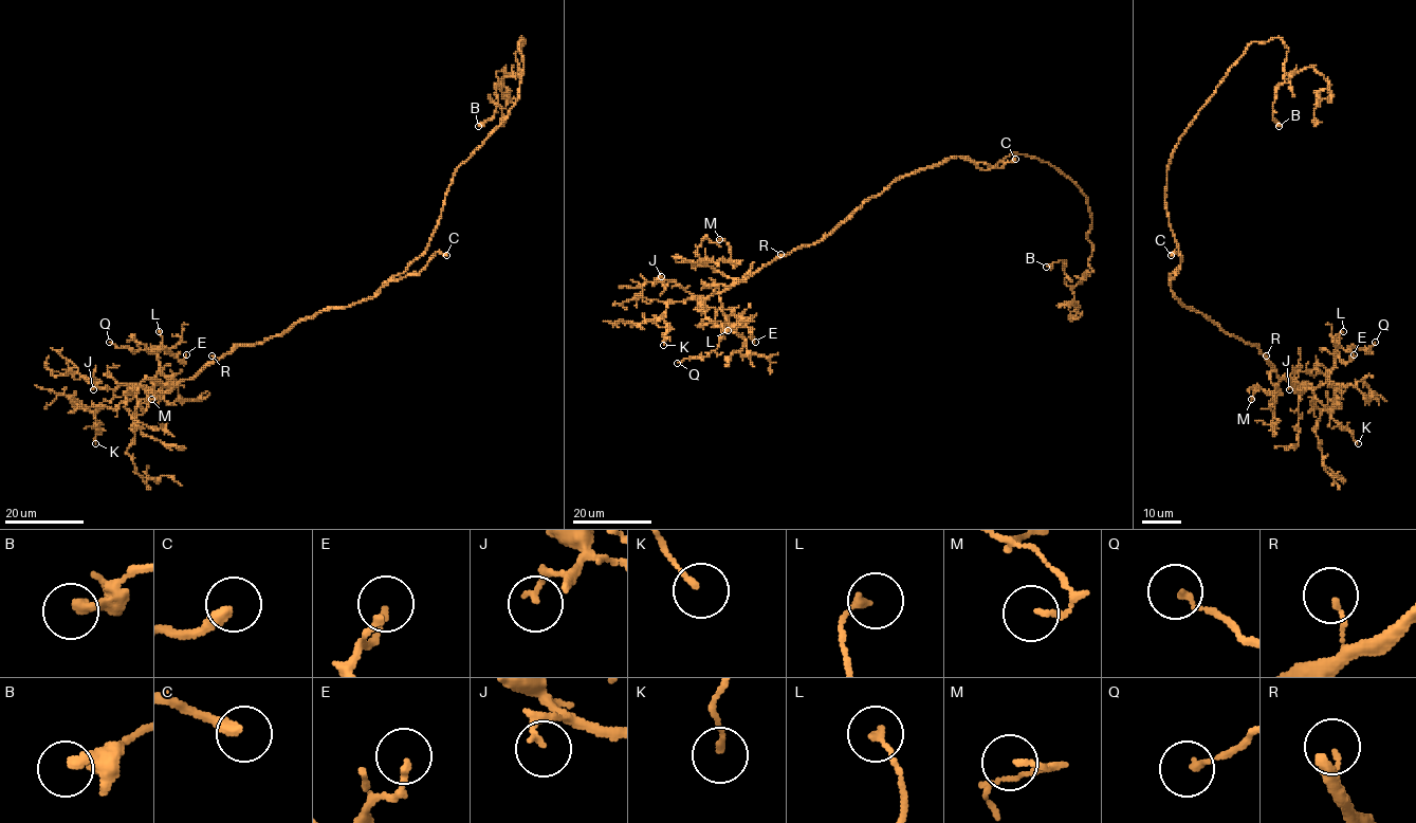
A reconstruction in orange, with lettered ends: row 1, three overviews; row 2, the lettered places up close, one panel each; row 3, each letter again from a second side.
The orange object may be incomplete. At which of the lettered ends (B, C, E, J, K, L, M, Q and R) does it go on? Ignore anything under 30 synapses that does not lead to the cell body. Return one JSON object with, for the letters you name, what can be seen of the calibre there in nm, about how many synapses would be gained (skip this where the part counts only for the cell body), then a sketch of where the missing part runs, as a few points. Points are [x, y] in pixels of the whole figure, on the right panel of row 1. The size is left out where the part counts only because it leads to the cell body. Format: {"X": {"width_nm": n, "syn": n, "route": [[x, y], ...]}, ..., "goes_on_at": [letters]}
{"C": {"width_nm": 320, "route": [[1171, 255], [1163, 257], [1156, 240]]}, "goes_on_at": ["C"]}

